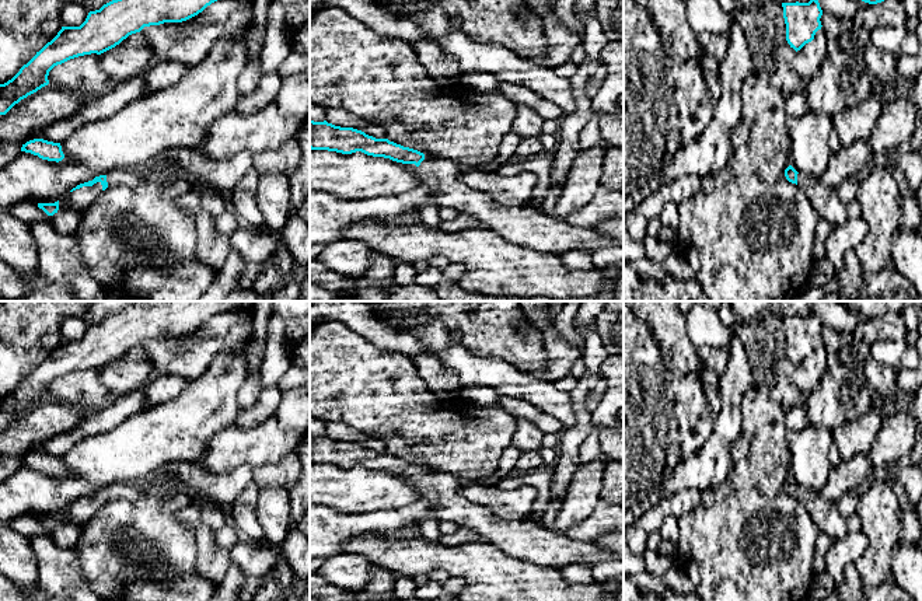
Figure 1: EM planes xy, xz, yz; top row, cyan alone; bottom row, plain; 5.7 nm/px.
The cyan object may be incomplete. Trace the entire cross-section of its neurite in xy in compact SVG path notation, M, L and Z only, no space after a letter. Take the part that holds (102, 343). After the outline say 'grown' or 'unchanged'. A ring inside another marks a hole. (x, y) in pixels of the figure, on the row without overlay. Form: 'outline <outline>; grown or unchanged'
outline M136 301L121 312L90 325L80 340L62 340L57 349L24 378L7 396L0 398L0 429L6 429L15 417L49 398L49 385L70 373L101 368L119 359L129 349L144 340L164 336L182 336L202 326L212 317L252 307L255 301Z; unchanged

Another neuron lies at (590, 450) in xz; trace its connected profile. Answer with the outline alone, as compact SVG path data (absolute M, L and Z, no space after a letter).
M593 430L591 434L584 440L584 443L580 447L580 460L582 464L587 464L598 458L603 458L607 462L610 461L610 458L601 450L598 431Z

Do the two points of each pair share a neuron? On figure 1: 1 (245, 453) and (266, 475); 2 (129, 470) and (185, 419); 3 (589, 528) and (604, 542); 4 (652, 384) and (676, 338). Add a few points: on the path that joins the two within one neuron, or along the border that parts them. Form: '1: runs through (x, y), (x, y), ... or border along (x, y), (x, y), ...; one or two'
1: border along (287, 454), (275, 463), (254, 468); two
2: runs through (143, 456), (166, 433), (171, 432); one
3: border along (608, 530), (592, 541); two
4: border along (650, 332), (659, 356), (667, 367); two

